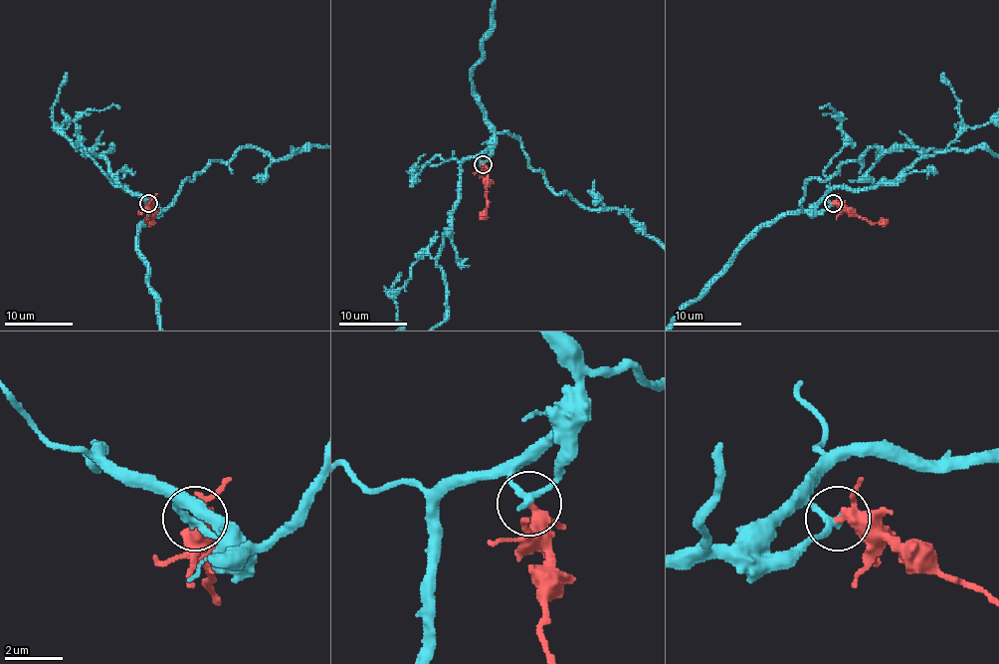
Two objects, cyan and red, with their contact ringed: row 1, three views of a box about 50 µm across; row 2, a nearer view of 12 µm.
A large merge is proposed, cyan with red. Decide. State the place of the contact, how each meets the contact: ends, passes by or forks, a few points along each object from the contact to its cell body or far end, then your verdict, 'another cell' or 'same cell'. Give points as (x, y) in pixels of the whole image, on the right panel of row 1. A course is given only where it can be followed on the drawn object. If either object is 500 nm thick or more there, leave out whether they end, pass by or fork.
(833, 203) | cyan passes by | red passes by | red via (833, 202), (842, 202), (871, 223), (888, 219) | same cell

